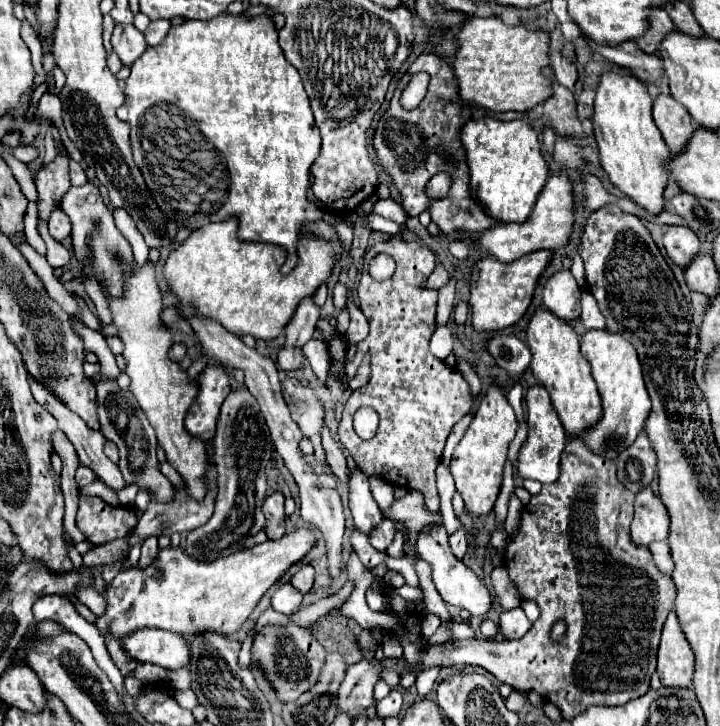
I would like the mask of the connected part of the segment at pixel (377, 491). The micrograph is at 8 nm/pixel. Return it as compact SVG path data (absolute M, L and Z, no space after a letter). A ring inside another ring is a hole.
M371 476L369 482L371 482L371 492L373 492L379 508L381 508L381 510L389 510L389 508L393 506L393 502L395 502L393 486L387 484L387 482L385 482L383 478L379 478L379 476Z

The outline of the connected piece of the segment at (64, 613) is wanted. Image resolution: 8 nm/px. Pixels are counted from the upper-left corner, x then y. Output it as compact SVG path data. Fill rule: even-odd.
M51 594L51 596L39 598L33 604L33 614L35 614L35 620L59 620L59 624L67 624L67 628L71 628L71 632L85 640L89 644L97 664L103 668L103 672L107 672L109 680L113 682L123 706L127 706L123 700L125 698L123 674L119 672L119 668L111 660L107 646L105 646L105 640L99 636L99 630L85 620L65 596Z

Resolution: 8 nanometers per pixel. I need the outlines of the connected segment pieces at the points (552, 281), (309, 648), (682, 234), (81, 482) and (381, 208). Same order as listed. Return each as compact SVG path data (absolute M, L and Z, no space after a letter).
M571 270L555 272L543 286L543 306L563 320L579 318L581 288Z
M295 624L289 626L267 626L255 636L253 644L253 660L261 664L261 668L267 672L269 680L273 682L279 700L289 702L297 700L303 692L313 688L321 676L321 670L325 666L325 648L311 638L309 630L299 628Z
M685 224L667 226L663 244L665 244L667 256L681 268L685 268L685 264L689 264L691 256L699 254L699 236Z
M80 465L75 474L78 487L84 487L95 480L95 473L88 467Z
M391 198L378 200L378 202L374 205L373 213L392 220L399 225L405 224L408 218L408 215L403 210L402 206L391 200Z

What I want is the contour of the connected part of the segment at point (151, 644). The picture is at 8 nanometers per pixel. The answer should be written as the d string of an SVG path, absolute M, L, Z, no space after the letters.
M135 632L135 636L127 636L127 640L123 640L123 648L131 658L159 664L167 670L189 668L191 664L191 648L187 640L169 632Z

